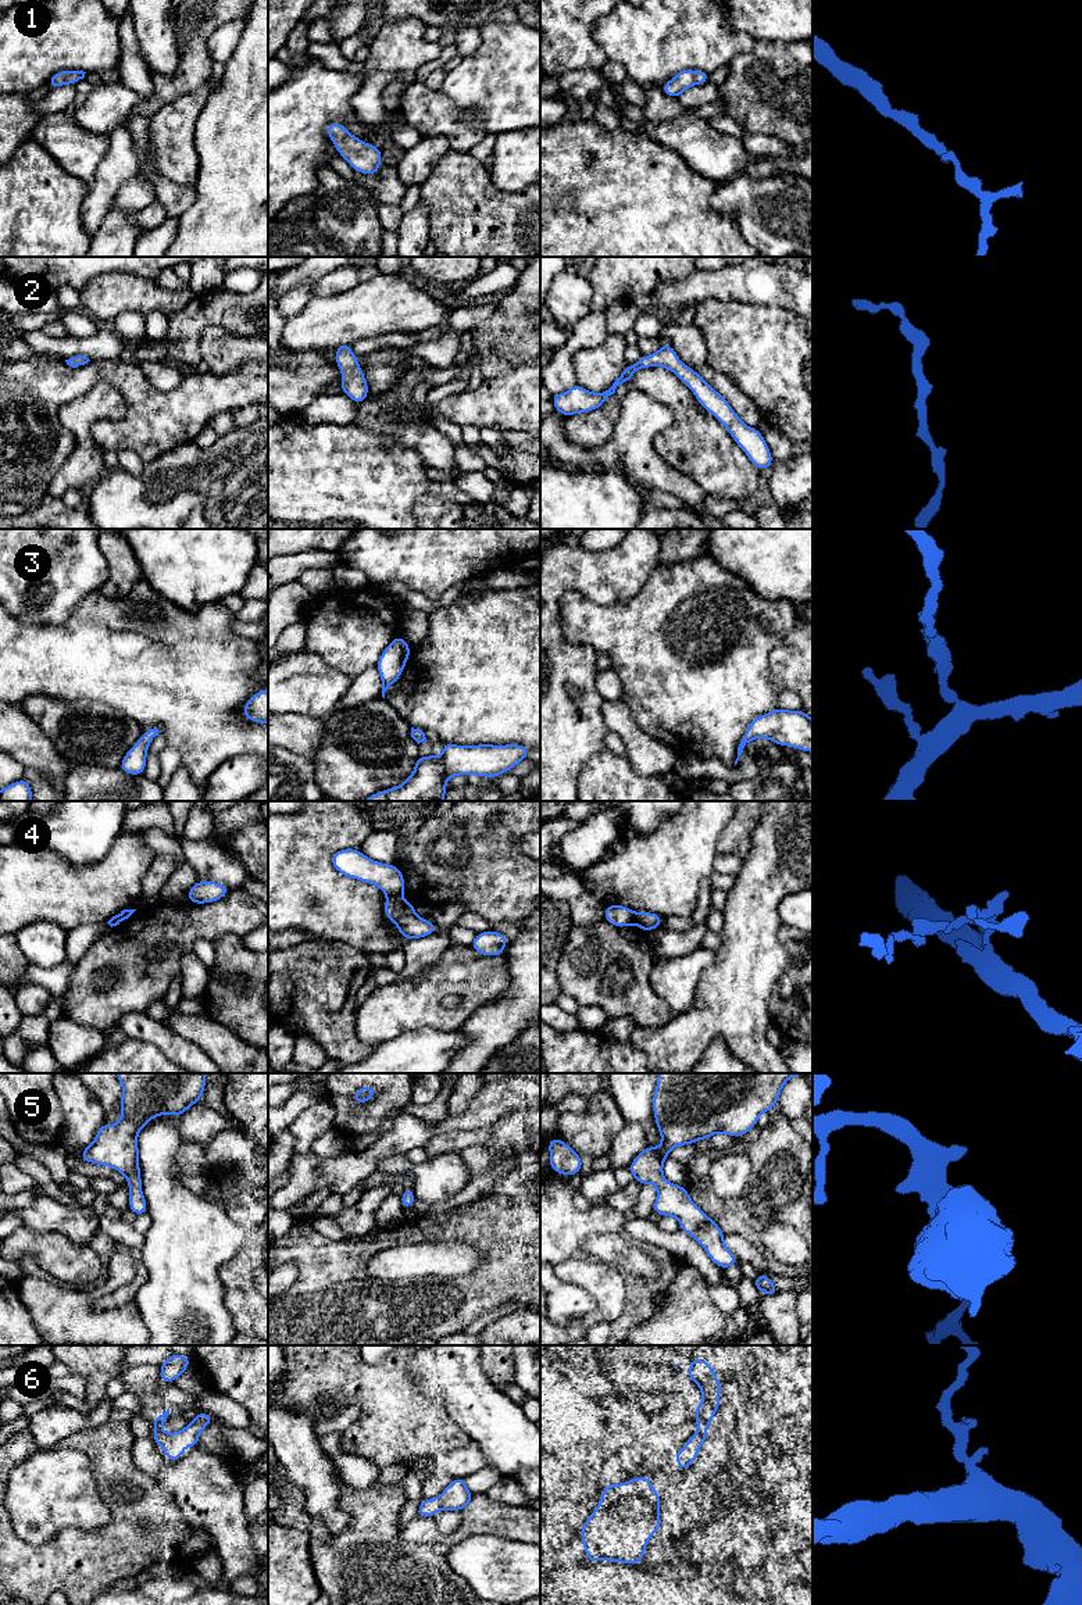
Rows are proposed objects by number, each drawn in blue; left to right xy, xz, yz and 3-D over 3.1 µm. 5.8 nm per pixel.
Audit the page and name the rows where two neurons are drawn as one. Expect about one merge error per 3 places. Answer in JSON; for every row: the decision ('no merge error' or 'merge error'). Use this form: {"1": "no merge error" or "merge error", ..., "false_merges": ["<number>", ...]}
{"1": "no merge error", "2": "no merge error", "3": "no merge error", "4": "merge error", "5": "no merge error", "6": "no merge error", "false_merges": ["4"]}

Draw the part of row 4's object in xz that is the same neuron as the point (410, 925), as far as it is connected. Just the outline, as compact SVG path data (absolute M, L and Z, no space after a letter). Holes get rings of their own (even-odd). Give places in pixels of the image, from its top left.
M388 896L385 902L385 916L399 929L400 934L408 939L422 939L433 934L436 926L432 921L425 921L415 914L413 902Z

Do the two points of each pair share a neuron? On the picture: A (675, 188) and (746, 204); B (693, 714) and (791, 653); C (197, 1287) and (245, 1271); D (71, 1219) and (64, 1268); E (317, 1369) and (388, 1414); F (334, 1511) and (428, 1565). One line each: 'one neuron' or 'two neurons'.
A: two neurons
B: two neurons
C: two neurons
D: two neurons
E: one neuron
F: two neurons

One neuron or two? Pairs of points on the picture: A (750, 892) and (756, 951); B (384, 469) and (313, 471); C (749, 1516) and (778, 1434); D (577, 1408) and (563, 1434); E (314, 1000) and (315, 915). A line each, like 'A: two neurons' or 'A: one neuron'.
A: one neuron
B: one neuron
C: one neuron
D: one neuron
E: two neurons

